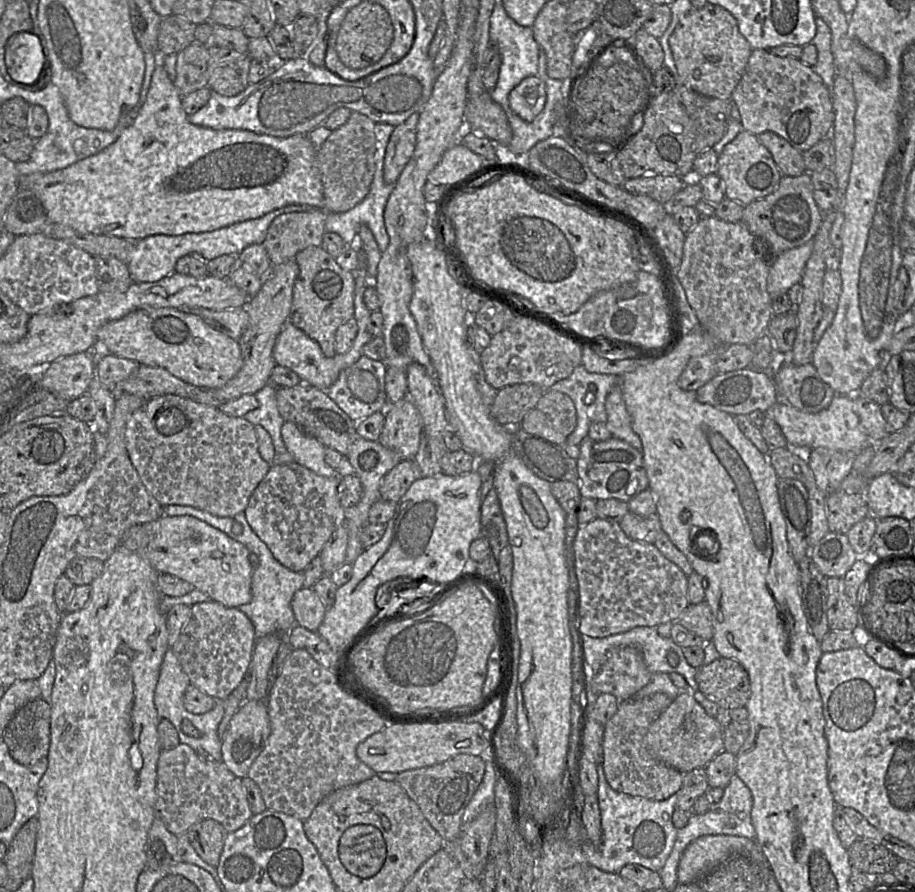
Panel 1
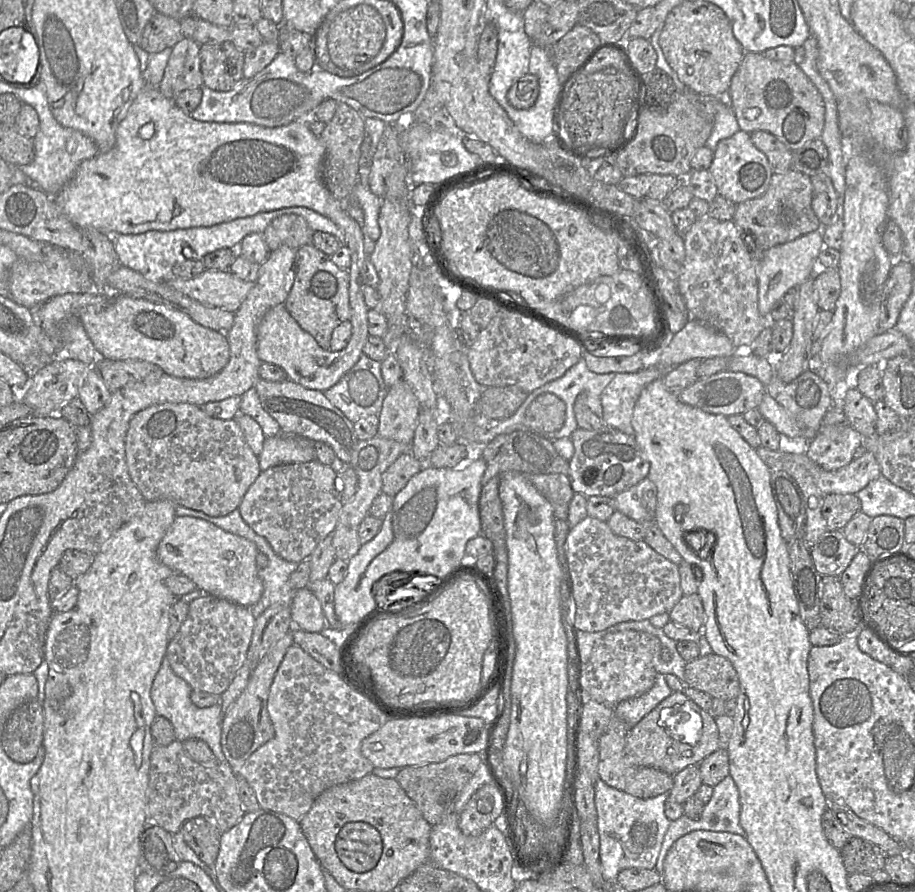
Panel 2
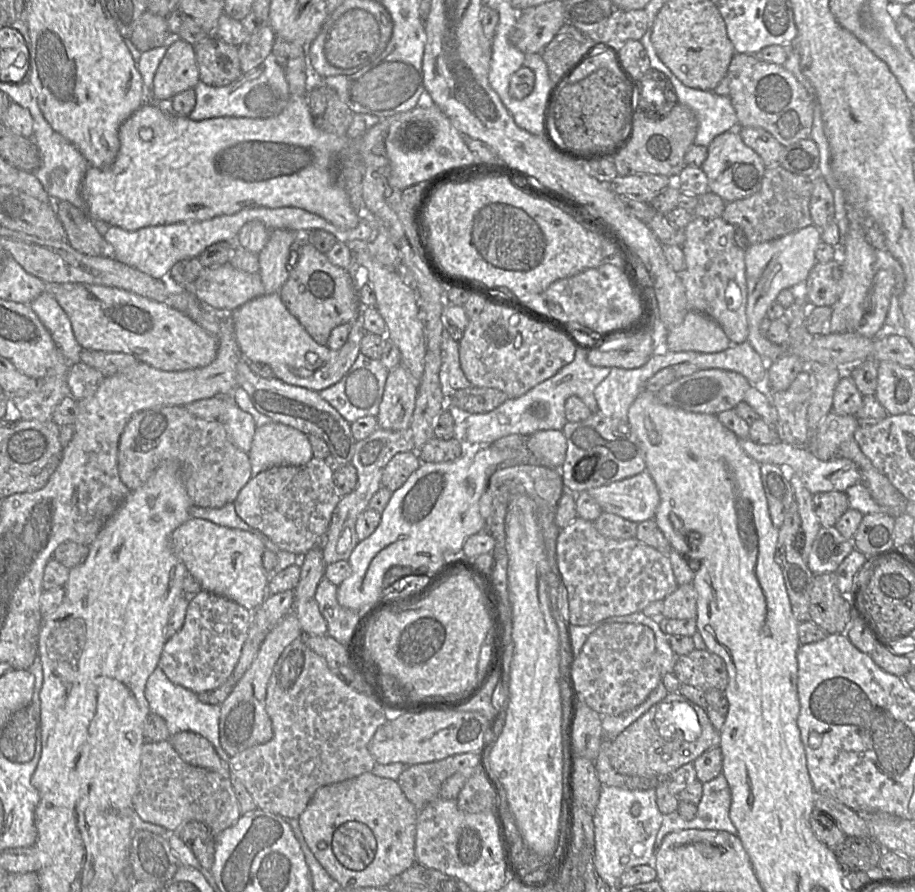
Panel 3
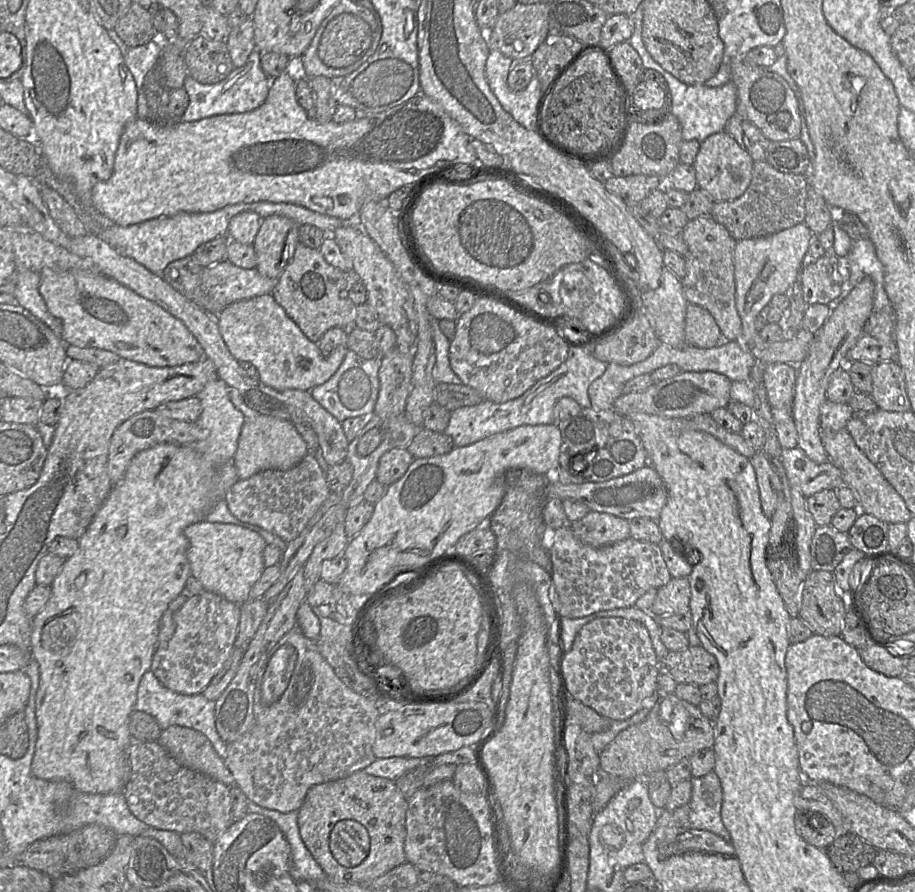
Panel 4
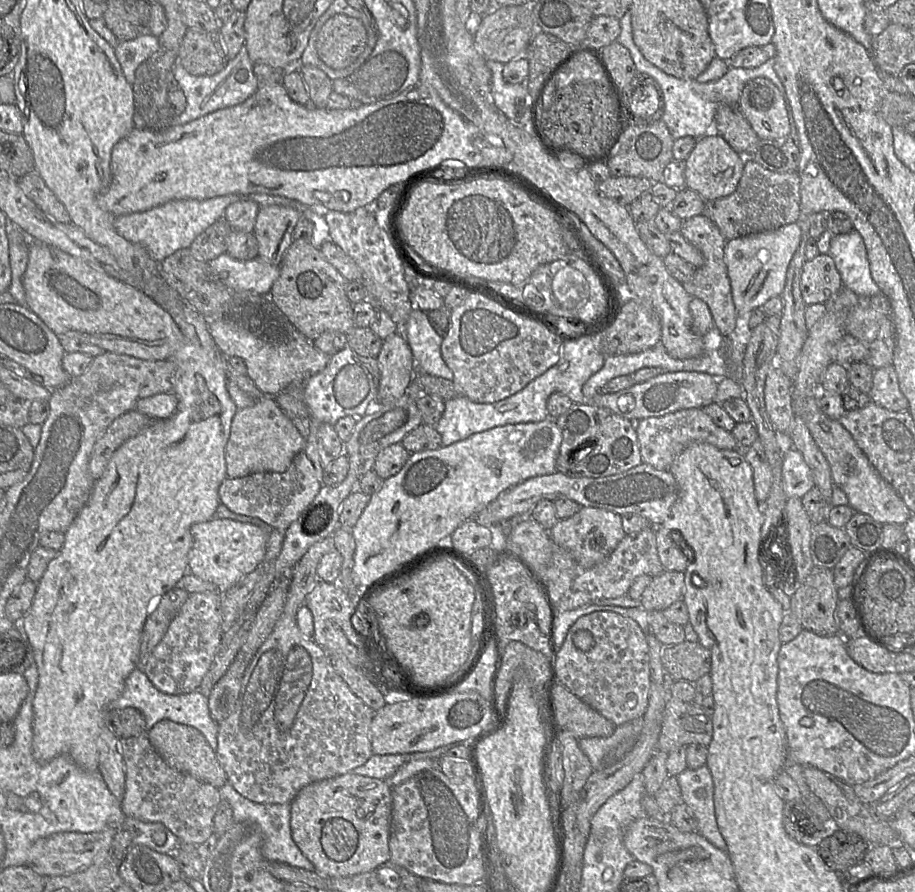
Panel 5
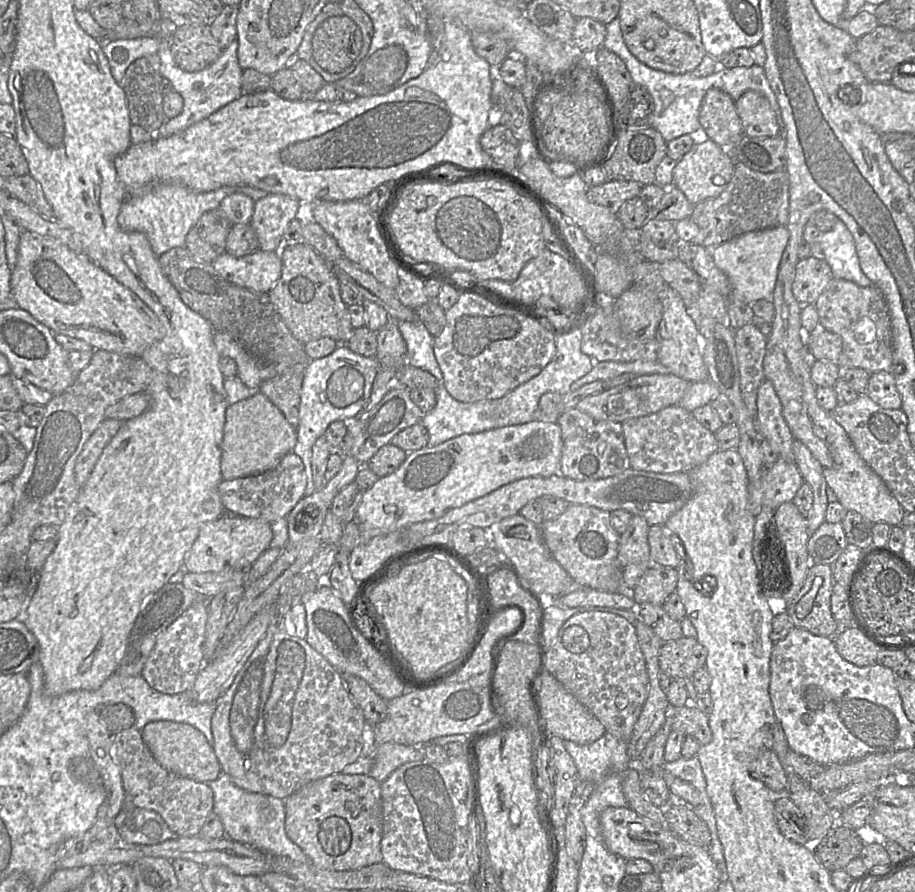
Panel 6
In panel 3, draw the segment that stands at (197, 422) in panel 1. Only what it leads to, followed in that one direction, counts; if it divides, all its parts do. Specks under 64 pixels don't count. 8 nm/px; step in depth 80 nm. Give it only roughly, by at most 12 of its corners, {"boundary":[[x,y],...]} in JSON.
{"boundary":[[135,414],[118,470],[136,490],[166,461],[192,505],[233,503],[253,477],[219,420]]}

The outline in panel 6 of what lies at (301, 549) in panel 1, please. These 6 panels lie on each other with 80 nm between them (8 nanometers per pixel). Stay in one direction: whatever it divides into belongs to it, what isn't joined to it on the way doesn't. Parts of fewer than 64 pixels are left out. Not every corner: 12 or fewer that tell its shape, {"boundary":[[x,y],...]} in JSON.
{"boundary":[[290,452],[272,470],[222,480],[227,511],[270,524],[305,496]]}

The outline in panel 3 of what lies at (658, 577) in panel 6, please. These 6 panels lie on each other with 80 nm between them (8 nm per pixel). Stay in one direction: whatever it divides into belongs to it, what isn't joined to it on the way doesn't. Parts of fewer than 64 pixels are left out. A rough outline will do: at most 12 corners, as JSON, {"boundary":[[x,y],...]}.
{"boundary":[[680,585],[663,600],[662,617],[696,619],[697,593]]}

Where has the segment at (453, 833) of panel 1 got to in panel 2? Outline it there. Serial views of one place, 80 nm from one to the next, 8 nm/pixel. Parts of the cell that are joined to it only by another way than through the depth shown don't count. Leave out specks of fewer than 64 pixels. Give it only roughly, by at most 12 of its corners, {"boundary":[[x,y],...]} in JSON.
{"boundary":[[479,754],[403,767],[395,778],[434,826],[455,813]]}

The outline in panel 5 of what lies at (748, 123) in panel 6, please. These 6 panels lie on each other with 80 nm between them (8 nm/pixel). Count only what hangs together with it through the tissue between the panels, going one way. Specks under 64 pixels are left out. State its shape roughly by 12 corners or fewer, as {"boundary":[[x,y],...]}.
{"boundary":[[759,77],[738,108],[759,139],[790,136],[783,94]]}

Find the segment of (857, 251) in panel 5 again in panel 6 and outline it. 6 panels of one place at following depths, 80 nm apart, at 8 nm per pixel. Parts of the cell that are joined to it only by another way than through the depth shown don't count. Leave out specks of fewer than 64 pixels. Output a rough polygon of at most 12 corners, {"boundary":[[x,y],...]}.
{"boundary":[[841,220],[816,241],[834,279],[875,286]]}

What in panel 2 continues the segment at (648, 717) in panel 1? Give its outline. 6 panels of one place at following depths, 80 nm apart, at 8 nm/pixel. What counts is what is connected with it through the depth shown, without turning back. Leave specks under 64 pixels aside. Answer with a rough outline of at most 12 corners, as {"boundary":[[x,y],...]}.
{"boundary":[[612,716],[601,734],[599,777],[648,799],[669,793],[673,776],[627,764],[632,727]]}

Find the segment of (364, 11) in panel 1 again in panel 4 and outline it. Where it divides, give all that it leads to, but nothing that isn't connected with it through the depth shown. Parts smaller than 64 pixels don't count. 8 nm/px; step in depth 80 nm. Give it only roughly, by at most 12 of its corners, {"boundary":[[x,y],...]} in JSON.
{"boundary":[[342,13],[326,26],[318,56],[346,68],[367,51],[366,21]]}

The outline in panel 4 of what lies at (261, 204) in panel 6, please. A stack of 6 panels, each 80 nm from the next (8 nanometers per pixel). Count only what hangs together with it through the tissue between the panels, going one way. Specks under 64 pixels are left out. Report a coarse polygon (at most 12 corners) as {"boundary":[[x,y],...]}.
{"boundary":[[262,219],[253,243],[261,275],[279,278],[299,243],[296,222]]}

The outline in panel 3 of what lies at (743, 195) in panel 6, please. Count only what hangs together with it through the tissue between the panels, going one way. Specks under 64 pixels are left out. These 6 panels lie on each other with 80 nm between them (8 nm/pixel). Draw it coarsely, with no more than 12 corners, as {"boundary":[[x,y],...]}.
{"boundary":[[766,167],[721,218],[750,245],[813,225],[812,178]]}

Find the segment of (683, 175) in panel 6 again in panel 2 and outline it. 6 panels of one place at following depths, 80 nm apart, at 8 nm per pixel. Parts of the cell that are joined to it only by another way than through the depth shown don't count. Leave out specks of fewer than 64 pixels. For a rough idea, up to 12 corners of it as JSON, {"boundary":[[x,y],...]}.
{"boundary":[[741,130],[717,144],[708,172],[736,205],[762,196],[774,173]]}

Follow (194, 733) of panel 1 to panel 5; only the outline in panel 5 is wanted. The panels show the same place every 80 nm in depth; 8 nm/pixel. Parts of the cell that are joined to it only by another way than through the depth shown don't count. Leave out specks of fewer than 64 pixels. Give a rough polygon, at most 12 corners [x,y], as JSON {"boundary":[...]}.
{"boundary":[[142,669],[110,709],[139,710],[148,730],[167,719],[196,728],[212,750],[218,724],[199,690],[163,693]]}

